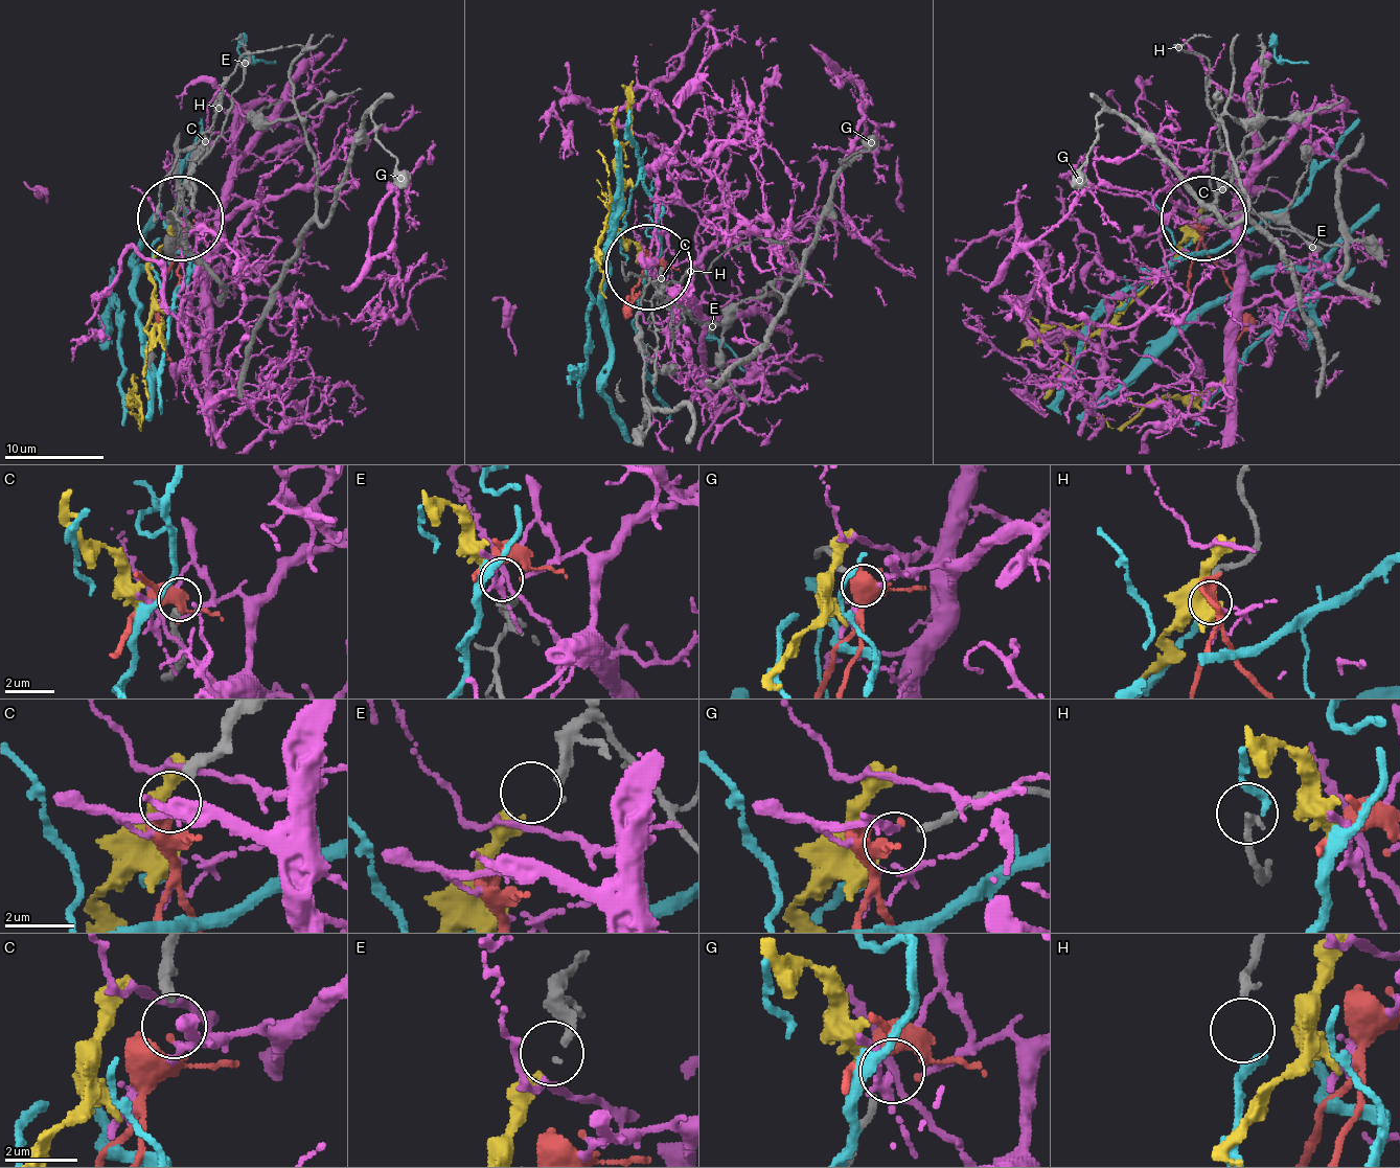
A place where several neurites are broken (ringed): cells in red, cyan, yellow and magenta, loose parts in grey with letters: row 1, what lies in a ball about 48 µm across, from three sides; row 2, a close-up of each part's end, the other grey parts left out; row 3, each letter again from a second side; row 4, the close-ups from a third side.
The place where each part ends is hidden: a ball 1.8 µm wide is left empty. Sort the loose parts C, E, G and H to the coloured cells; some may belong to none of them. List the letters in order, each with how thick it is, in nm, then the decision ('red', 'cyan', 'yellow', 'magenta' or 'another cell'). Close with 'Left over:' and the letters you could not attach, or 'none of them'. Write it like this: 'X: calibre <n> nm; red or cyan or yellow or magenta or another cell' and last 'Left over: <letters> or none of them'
C: calibre 320 nm; another cell
E: calibre 150 nm; yellow
G: calibre 200 nm; red
H: calibre 220 nm; cyan
Left over: C

